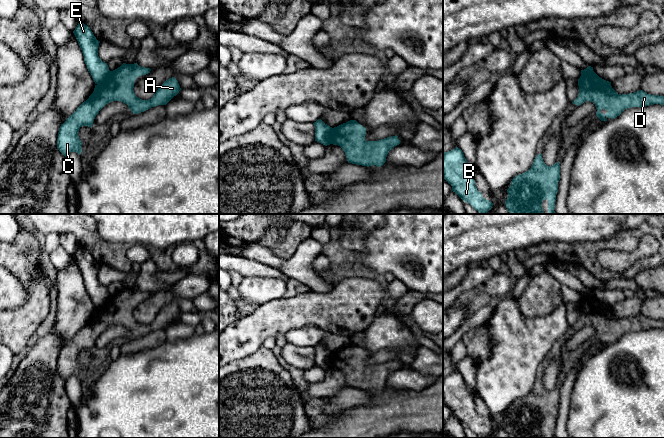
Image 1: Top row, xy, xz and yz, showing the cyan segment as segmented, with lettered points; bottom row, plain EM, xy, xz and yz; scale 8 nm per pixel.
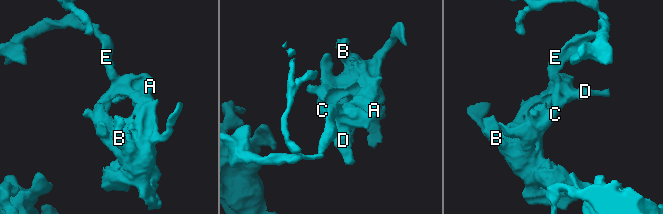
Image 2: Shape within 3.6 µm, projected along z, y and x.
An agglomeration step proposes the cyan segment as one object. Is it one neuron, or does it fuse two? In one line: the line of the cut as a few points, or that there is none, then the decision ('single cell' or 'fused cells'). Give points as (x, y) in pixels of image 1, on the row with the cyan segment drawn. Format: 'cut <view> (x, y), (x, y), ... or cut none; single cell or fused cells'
cut xz (332, 128), (327, 144); fused cells

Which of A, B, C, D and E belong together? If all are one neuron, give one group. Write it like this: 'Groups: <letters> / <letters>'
Groups: A B C D / E

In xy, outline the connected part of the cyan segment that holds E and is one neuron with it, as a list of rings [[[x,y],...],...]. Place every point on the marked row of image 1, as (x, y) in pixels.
[[[79,22],[73,31],[84,56],[84,62],[95,84],[100,84],[110,73],[107,63],[98,56],[100,41],[96,39],[91,29]]]

